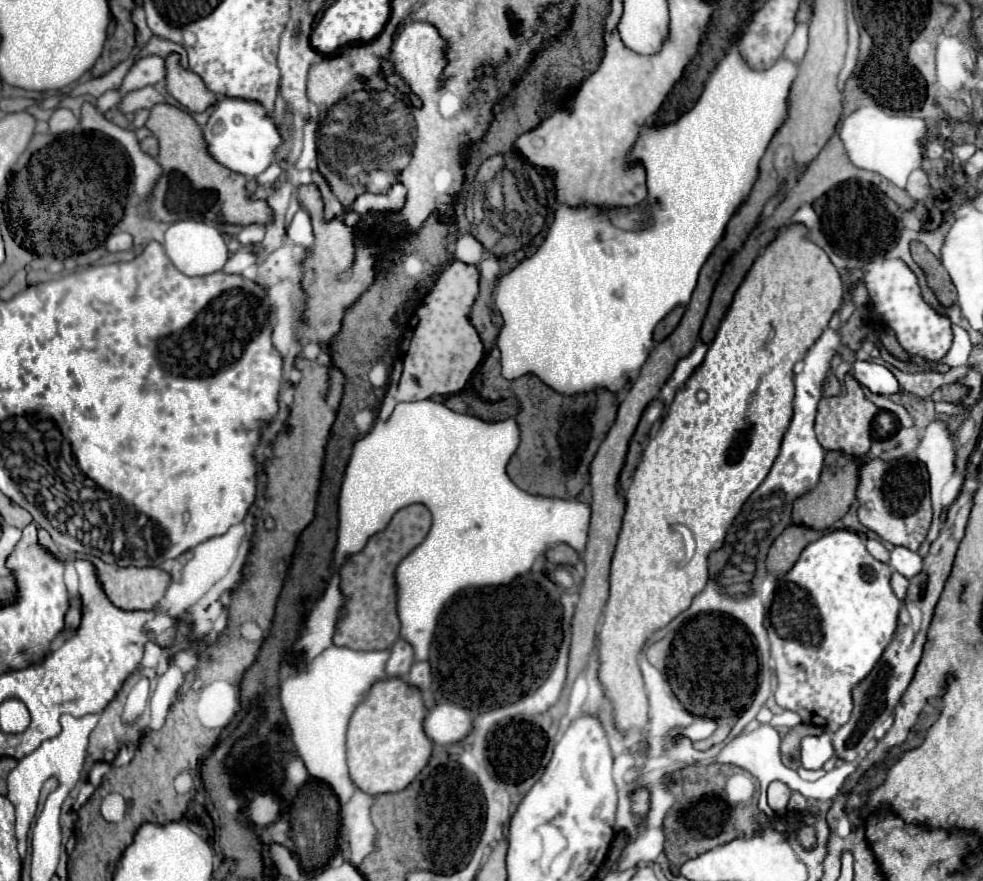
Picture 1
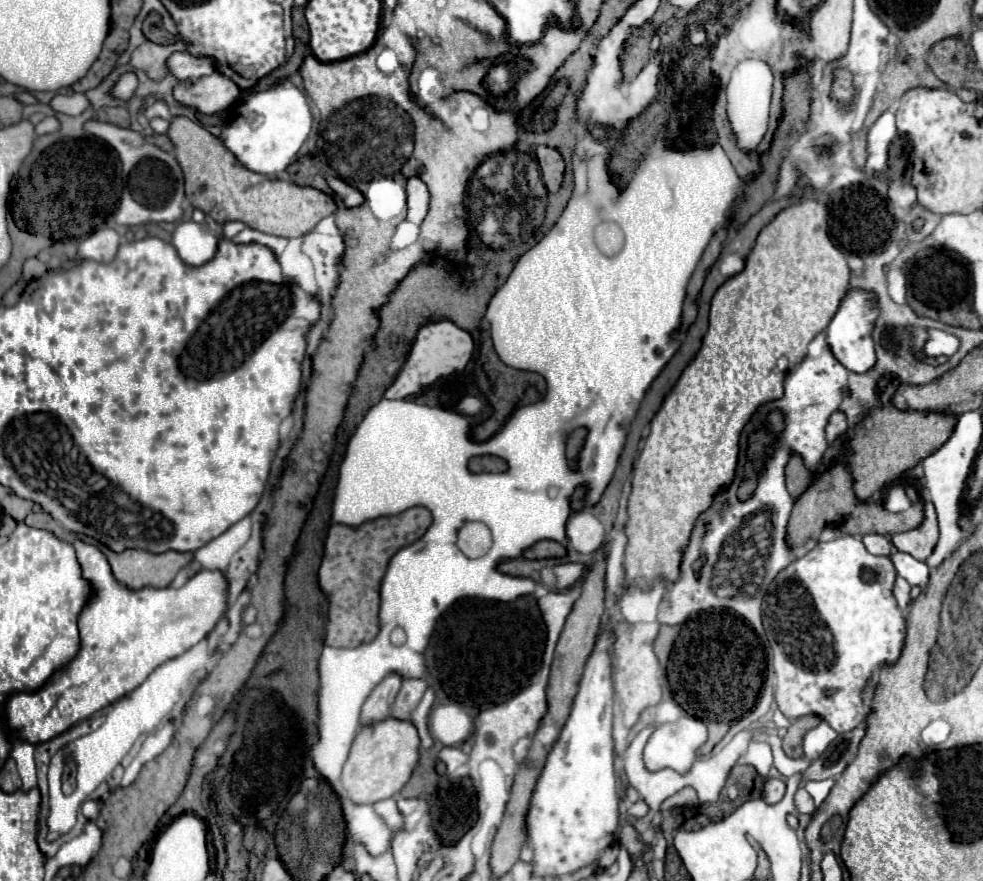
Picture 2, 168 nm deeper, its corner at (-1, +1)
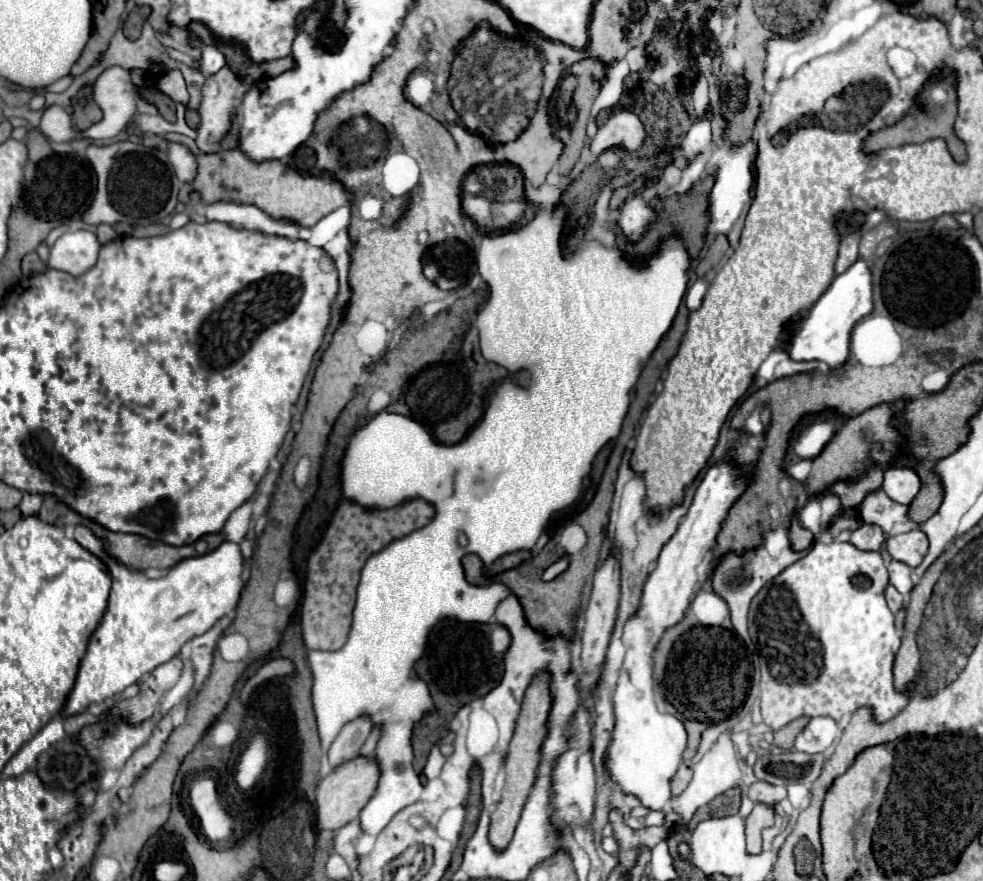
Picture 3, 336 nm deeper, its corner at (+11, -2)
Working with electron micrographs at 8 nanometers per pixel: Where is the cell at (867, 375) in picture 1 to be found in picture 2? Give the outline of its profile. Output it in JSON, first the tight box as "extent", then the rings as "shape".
{"extent":[825,289,879,373],"shape":[[[847,289],[845,297],[831,323],[825,329],[825,341],[833,353],[833,357],[845,365],[853,373],[865,373],[875,365],[875,343],[873,343],[873,327],[879,315],[877,293],[869,289]]]}

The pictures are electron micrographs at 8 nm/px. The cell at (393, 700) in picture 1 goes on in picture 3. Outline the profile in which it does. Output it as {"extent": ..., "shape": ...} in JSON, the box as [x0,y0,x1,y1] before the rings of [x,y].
{"extent":[317,756,379,830],"shape":[[[355,756],[355,760],[347,760],[347,764],[339,764],[329,776],[325,776],[317,788],[317,826],[319,830],[333,830],[341,828],[347,822],[355,820],[367,800],[375,794],[375,788],[379,784],[379,764],[375,764],[375,758],[367,756]]]}

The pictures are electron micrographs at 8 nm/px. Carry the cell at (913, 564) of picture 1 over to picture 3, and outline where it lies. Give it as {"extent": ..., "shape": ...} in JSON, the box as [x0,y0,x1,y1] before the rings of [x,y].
{"extent":[889,560,913,596],"shape":[[[891,560],[889,562],[889,582],[903,594],[907,596],[913,588],[913,580],[911,580],[911,568],[899,560]]]}

